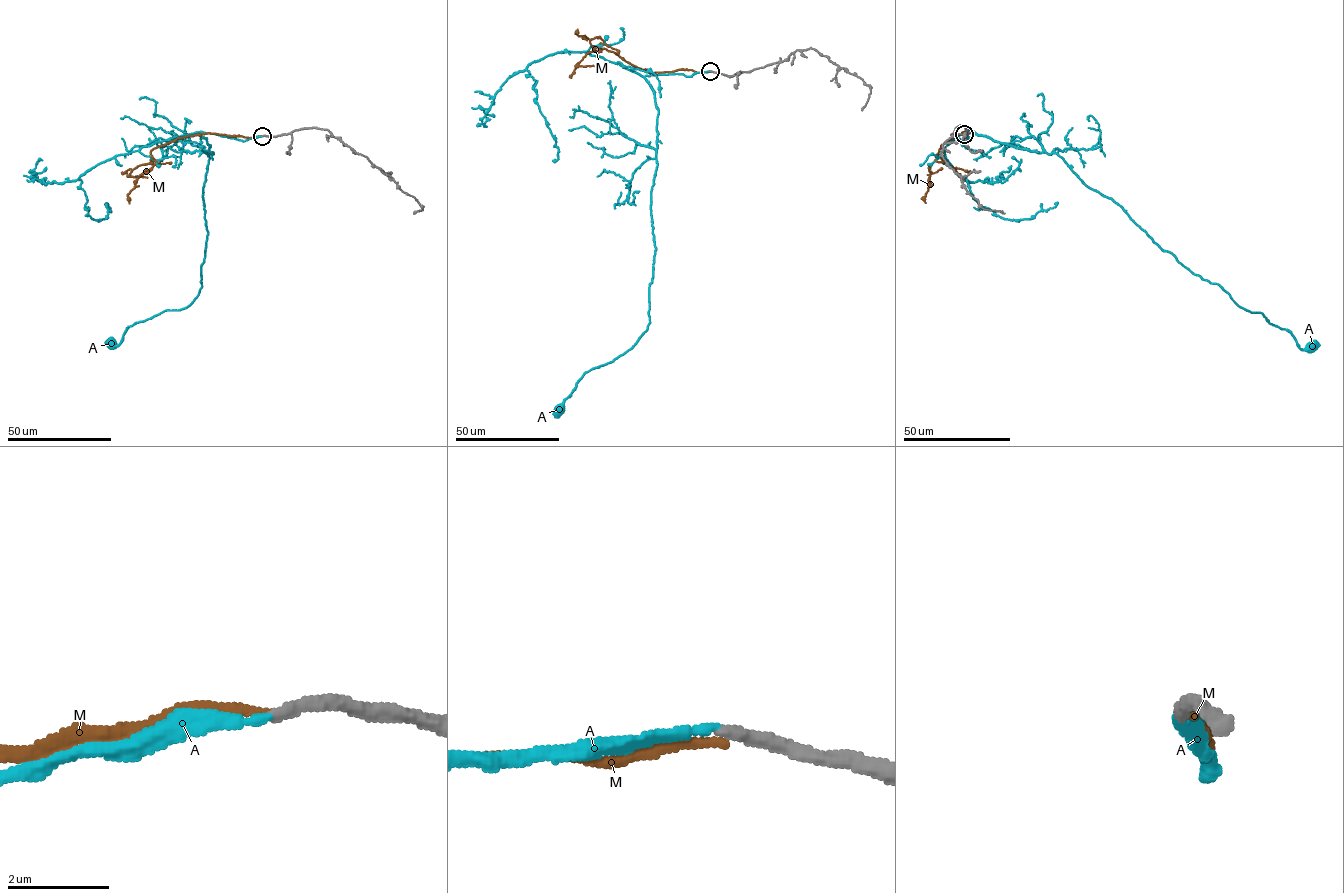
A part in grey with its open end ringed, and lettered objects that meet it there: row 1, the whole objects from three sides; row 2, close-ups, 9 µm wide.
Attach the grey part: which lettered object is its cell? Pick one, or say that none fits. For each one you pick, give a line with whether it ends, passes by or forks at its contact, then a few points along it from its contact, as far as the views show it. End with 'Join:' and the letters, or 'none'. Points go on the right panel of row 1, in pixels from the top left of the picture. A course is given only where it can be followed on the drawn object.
A: it ends there; it runs (964, 134), (969, 139), (969, 129), (1056, 153), (1194, 274), (1287, 329), (1301, 348), (1311, 347)
Join: A

